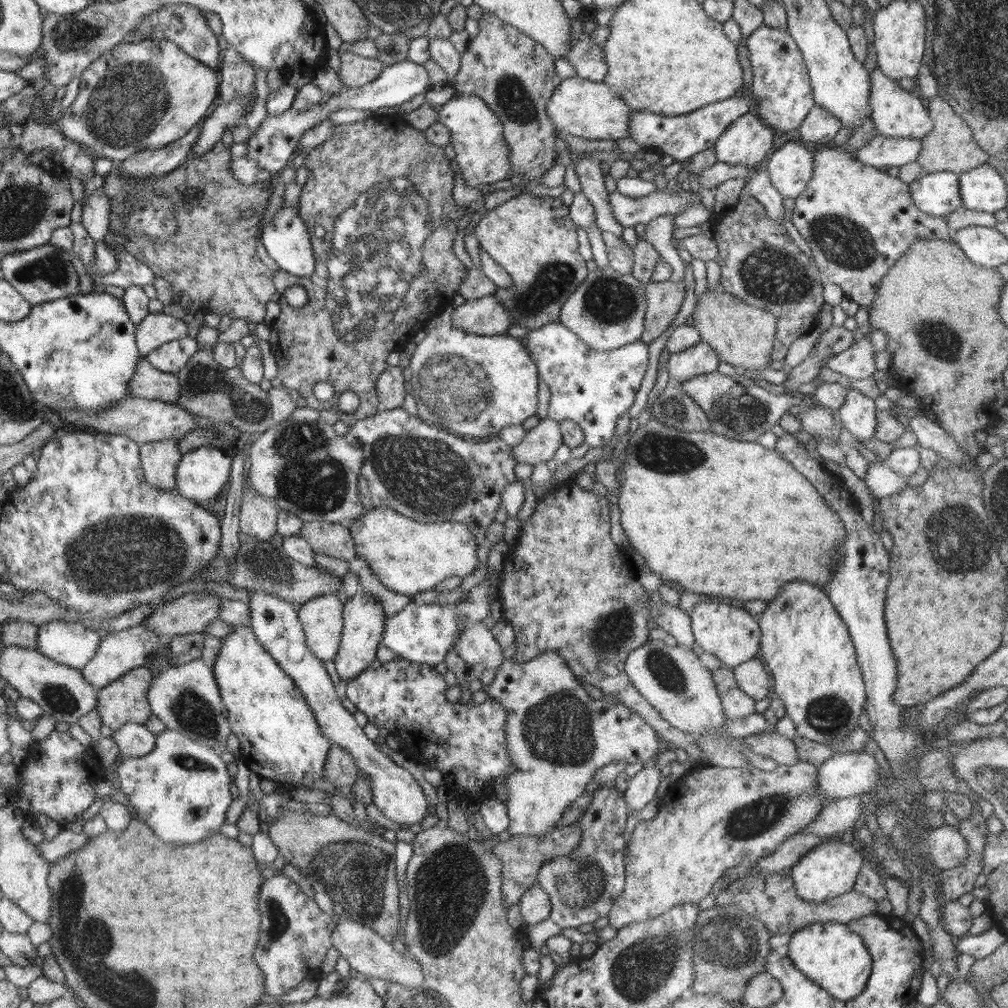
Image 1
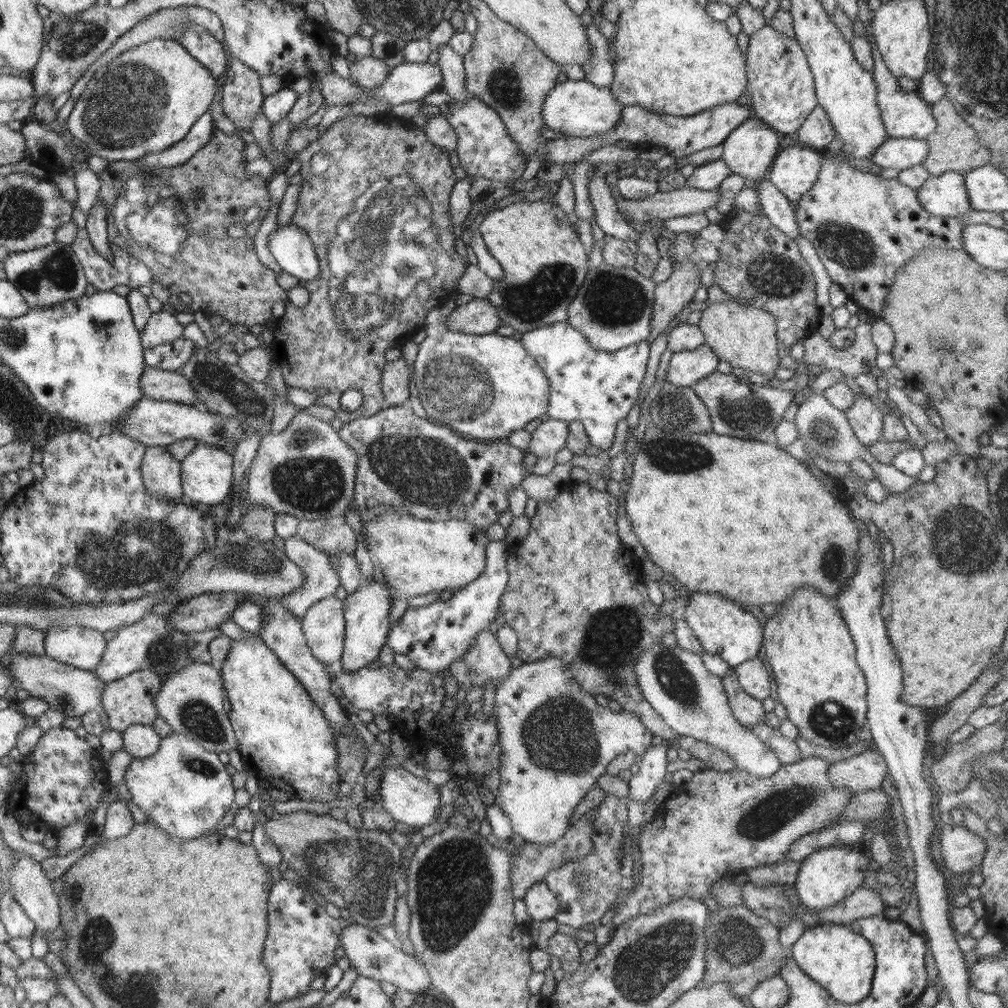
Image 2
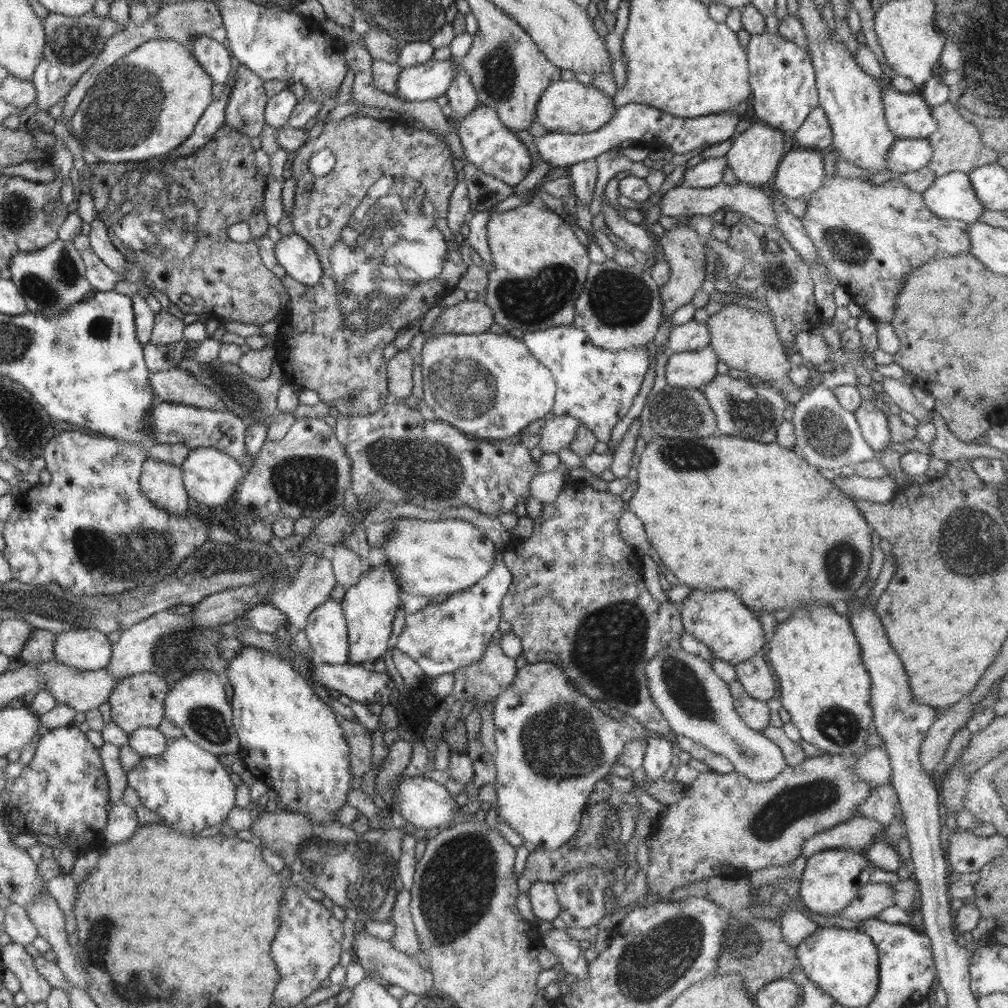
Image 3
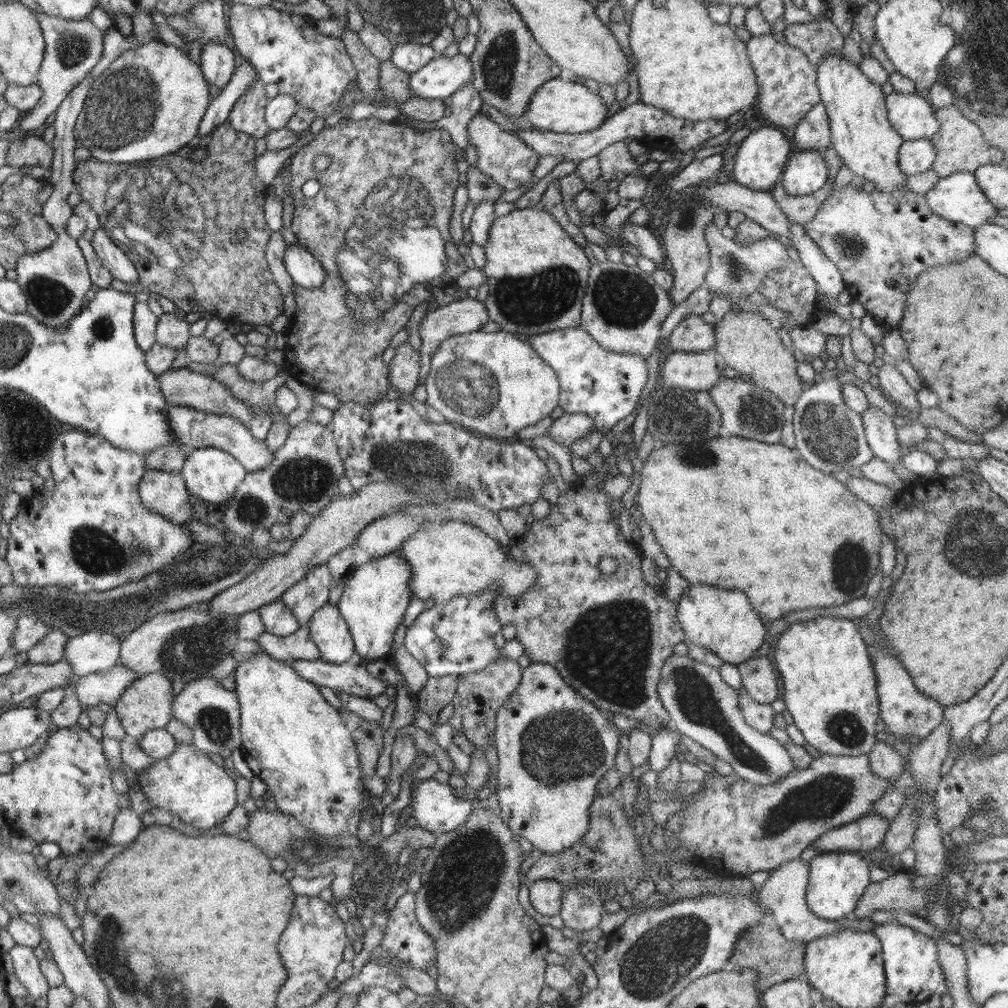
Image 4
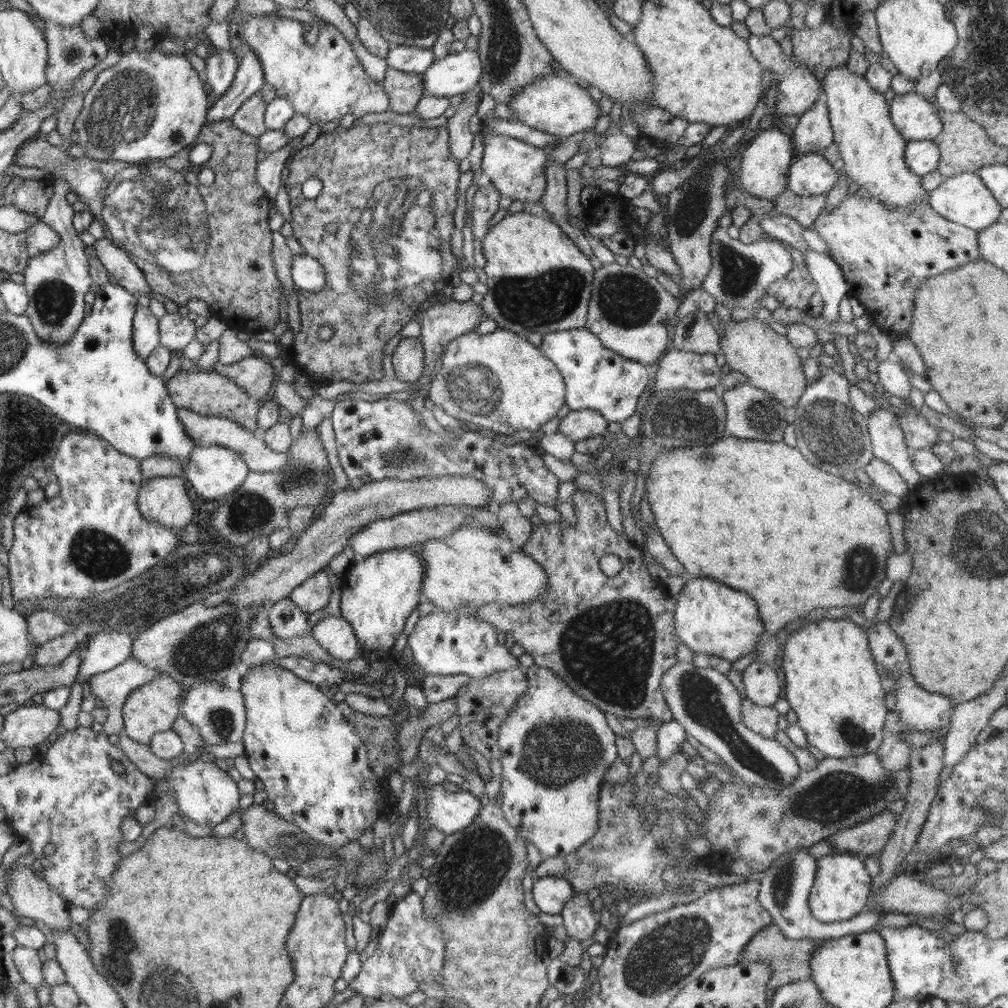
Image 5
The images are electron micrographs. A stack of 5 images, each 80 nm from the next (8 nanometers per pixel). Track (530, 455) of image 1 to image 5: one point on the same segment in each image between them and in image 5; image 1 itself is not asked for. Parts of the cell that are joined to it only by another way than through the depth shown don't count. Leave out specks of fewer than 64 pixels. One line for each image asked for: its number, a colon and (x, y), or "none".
2: (551, 435)
3: (557, 433)
4: (568, 428)
5: (579, 424)

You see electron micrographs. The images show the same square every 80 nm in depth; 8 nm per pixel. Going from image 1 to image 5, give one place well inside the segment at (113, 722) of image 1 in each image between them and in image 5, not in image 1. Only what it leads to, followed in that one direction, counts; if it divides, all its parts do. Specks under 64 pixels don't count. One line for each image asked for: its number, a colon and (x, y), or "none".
2: (129, 700)
3: (138, 700)
4: (146, 704)
5: (153, 707)

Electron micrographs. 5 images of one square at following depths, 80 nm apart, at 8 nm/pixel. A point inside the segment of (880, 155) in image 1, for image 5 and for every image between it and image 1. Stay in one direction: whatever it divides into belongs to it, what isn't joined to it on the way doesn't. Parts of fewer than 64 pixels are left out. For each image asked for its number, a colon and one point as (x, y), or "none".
2: (901, 153)
3: (906, 155)
4: (916, 156)
5: (922, 156)

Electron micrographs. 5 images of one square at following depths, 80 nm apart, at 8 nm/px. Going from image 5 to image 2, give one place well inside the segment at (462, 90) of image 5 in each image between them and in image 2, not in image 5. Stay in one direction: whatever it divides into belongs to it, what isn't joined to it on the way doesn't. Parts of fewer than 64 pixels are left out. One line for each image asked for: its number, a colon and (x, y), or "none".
2: (407, 82)
3: (432, 79)
4: (441, 77)

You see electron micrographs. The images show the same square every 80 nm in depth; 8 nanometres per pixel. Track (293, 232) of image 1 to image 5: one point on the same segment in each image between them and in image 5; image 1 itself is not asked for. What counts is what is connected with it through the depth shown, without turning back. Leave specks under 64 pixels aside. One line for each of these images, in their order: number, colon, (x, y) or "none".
2: (292, 248)
3: (301, 263)
4: (307, 271)
5: (308, 274)

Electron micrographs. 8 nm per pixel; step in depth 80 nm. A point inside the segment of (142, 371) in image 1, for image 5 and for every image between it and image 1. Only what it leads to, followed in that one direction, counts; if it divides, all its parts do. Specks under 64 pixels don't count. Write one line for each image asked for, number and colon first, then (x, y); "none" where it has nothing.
2: (158, 384)
3: (176, 385)
4: (183, 387)
5: (208, 393)

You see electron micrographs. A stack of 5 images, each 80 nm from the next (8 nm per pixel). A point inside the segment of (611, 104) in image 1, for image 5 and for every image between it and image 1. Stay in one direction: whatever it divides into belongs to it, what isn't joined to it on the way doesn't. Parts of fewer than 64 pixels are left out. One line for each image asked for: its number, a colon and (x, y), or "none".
2: (576, 108)
3: (567, 106)
4: (562, 107)
5: (552, 105)

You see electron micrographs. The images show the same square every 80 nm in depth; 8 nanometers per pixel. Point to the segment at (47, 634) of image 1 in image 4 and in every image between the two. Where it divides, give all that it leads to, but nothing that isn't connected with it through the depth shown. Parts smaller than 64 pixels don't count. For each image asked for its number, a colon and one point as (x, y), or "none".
2: (77, 646)
3: (87, 650)
4: (92, 652)

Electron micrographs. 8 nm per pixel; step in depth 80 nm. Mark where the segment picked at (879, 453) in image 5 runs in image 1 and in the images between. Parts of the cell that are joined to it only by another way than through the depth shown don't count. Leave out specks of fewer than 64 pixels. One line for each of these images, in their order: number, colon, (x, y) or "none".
1: (858, 413)
2: (866, 419)
3: (873, 423)
4: (880, 431)

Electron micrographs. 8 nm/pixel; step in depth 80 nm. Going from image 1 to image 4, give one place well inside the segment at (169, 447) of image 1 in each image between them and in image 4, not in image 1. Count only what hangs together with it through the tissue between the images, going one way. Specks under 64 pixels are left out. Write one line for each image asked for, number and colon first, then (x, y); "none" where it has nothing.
2: (161, 471)
3: (162, 484)
4: (165, 493)

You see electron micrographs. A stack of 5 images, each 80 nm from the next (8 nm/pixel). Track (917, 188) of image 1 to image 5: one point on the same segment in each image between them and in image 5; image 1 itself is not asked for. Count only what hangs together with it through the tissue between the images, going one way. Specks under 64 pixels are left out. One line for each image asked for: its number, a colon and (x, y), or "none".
2: (945, 195)
3: (952, 196)
4: (957, 197)
5: (964, 199)

